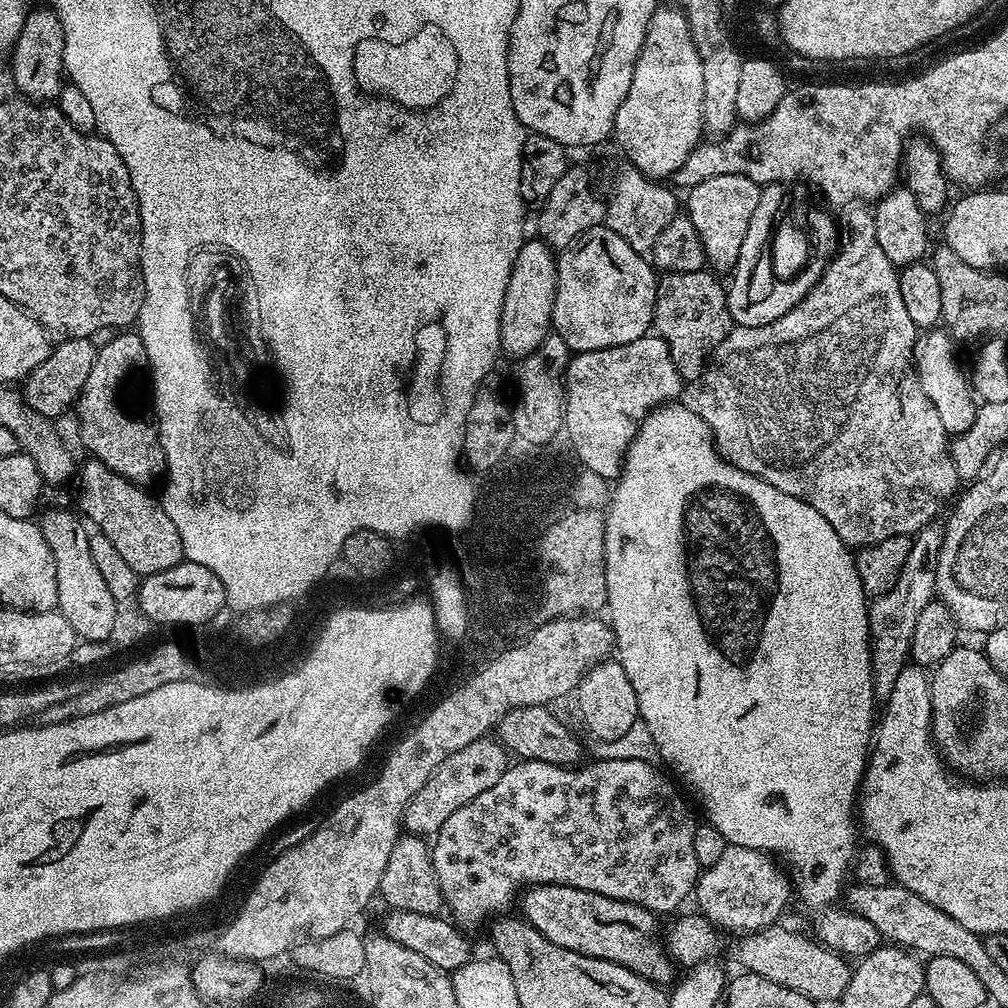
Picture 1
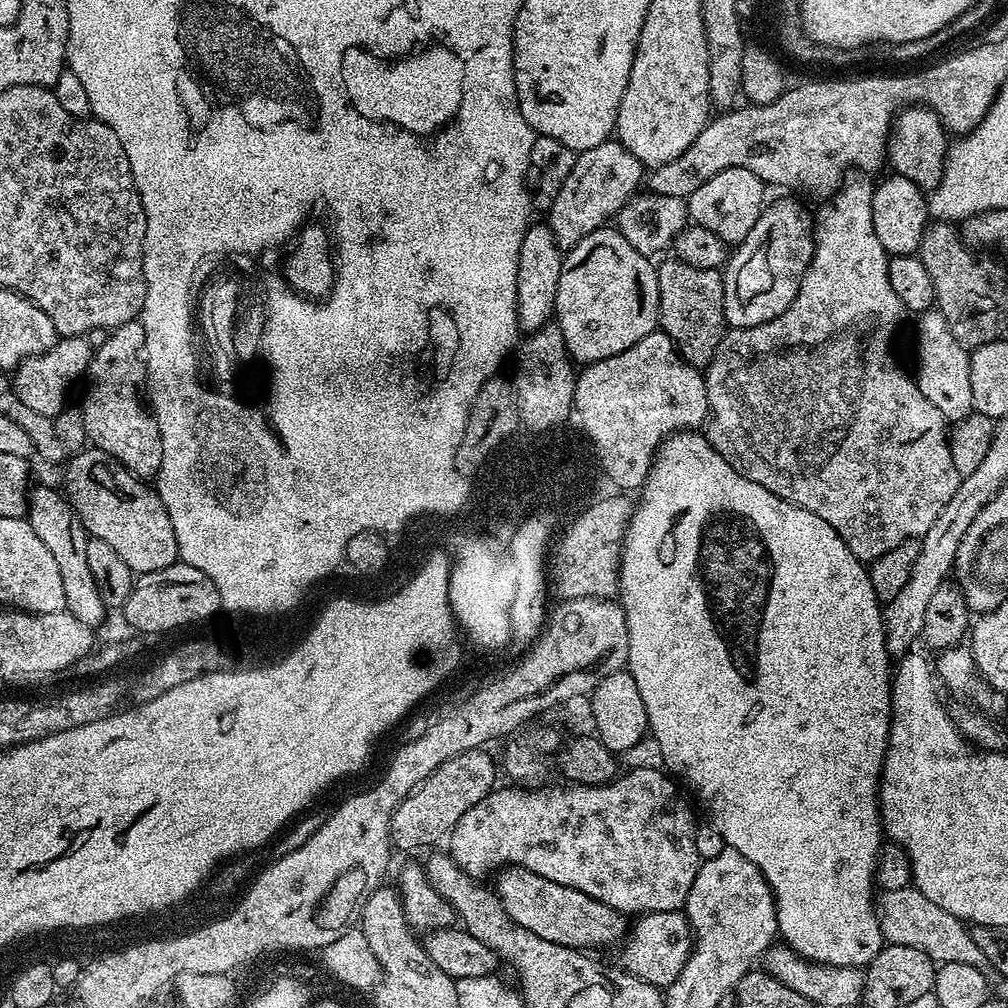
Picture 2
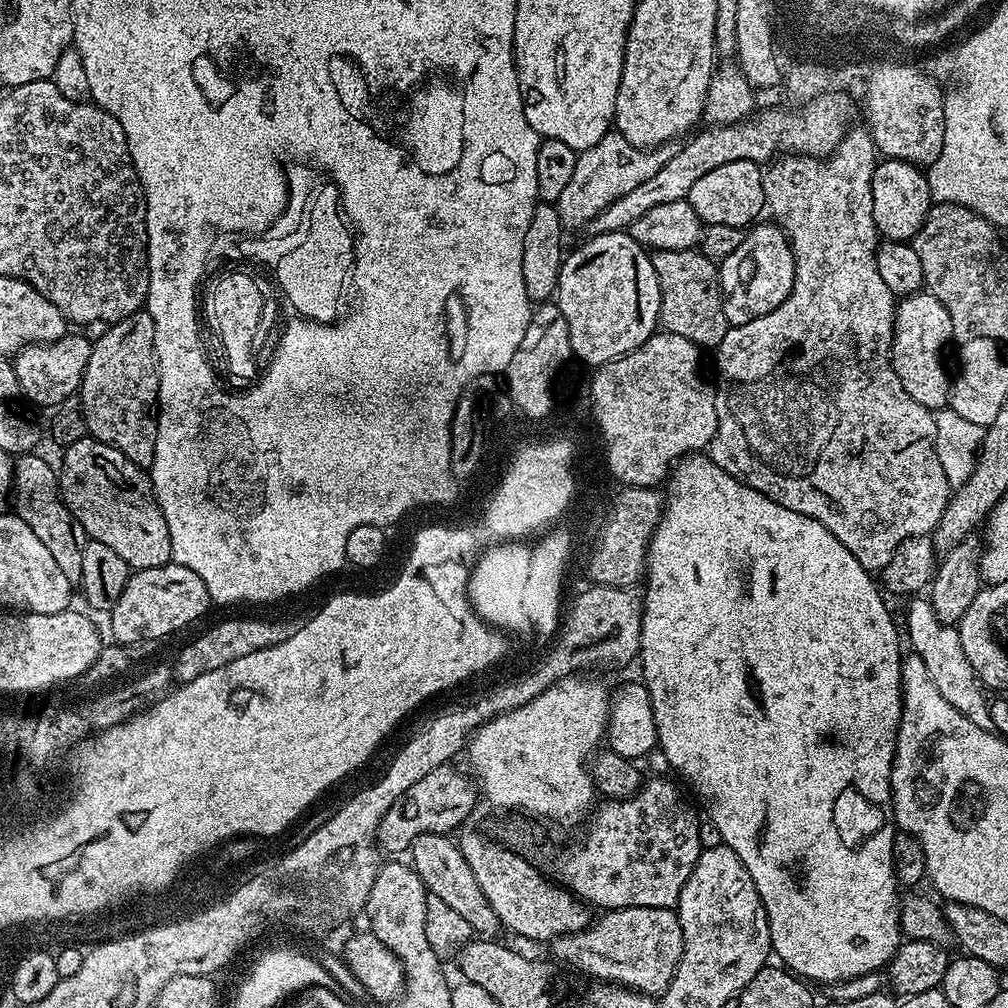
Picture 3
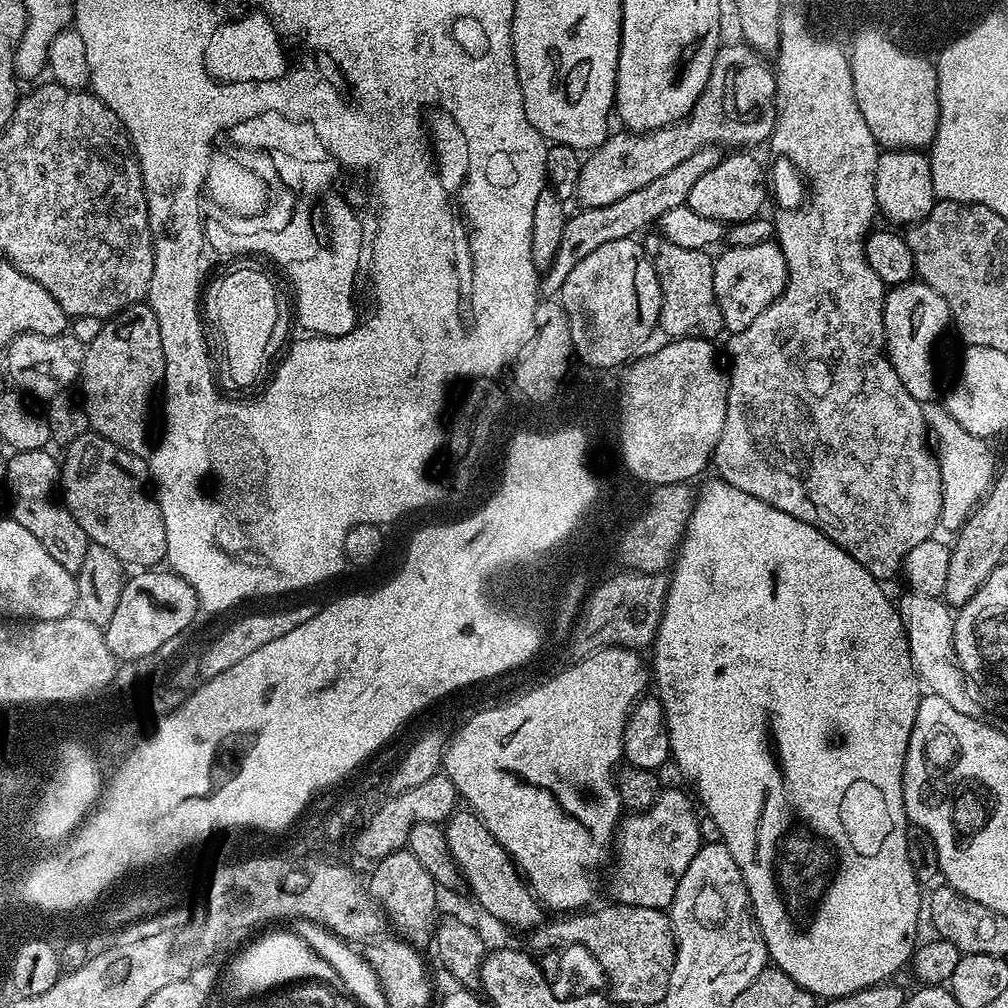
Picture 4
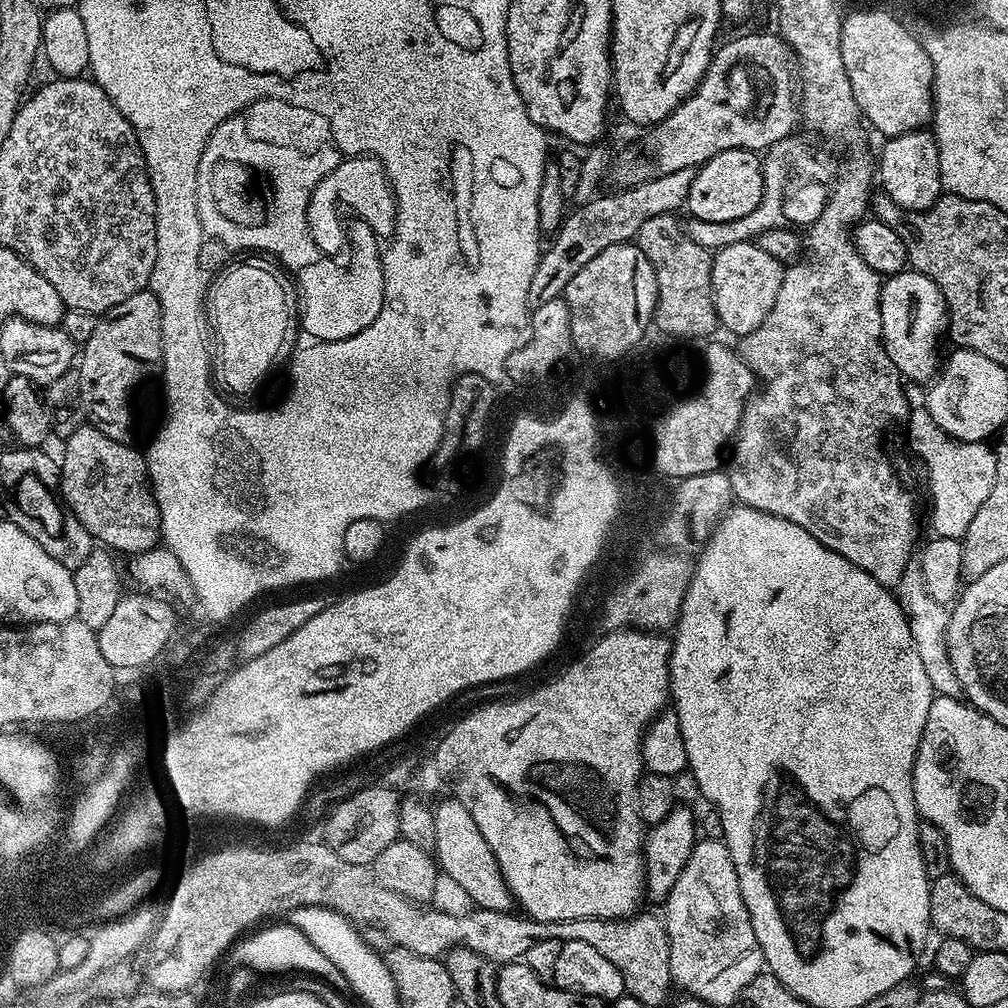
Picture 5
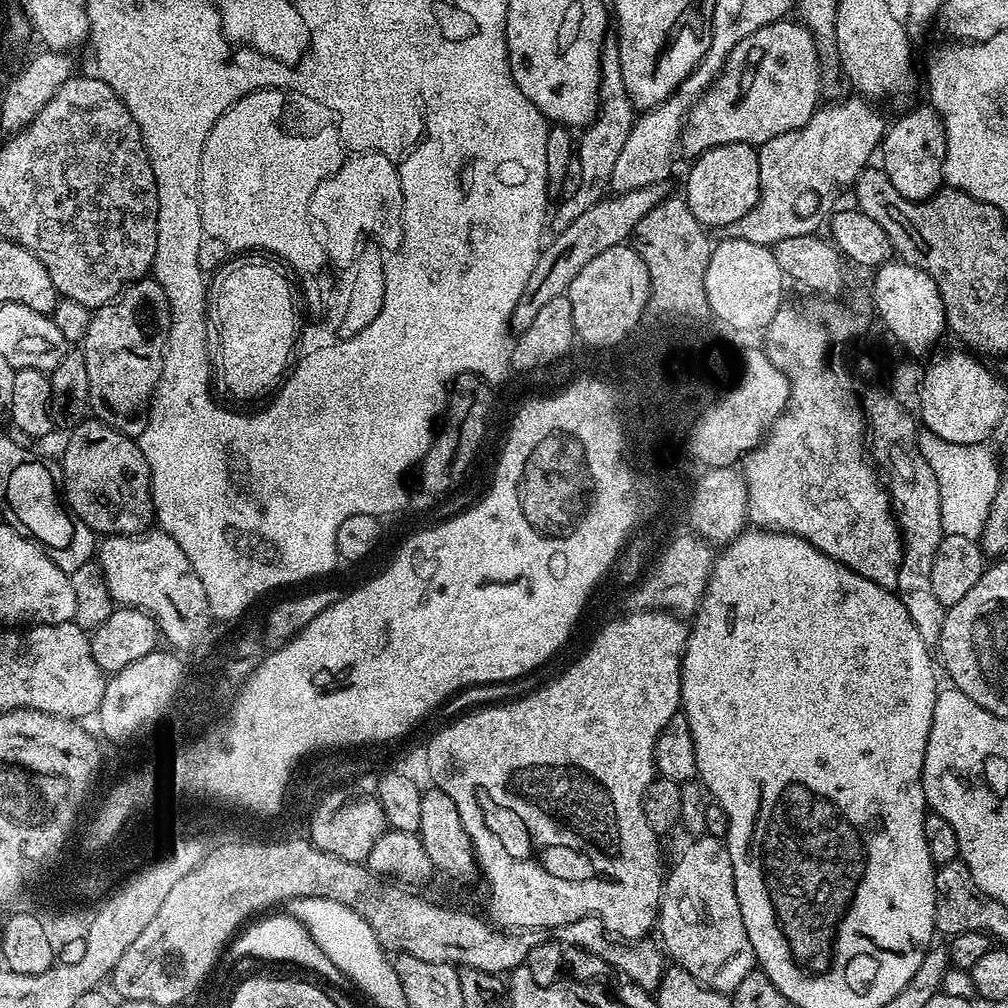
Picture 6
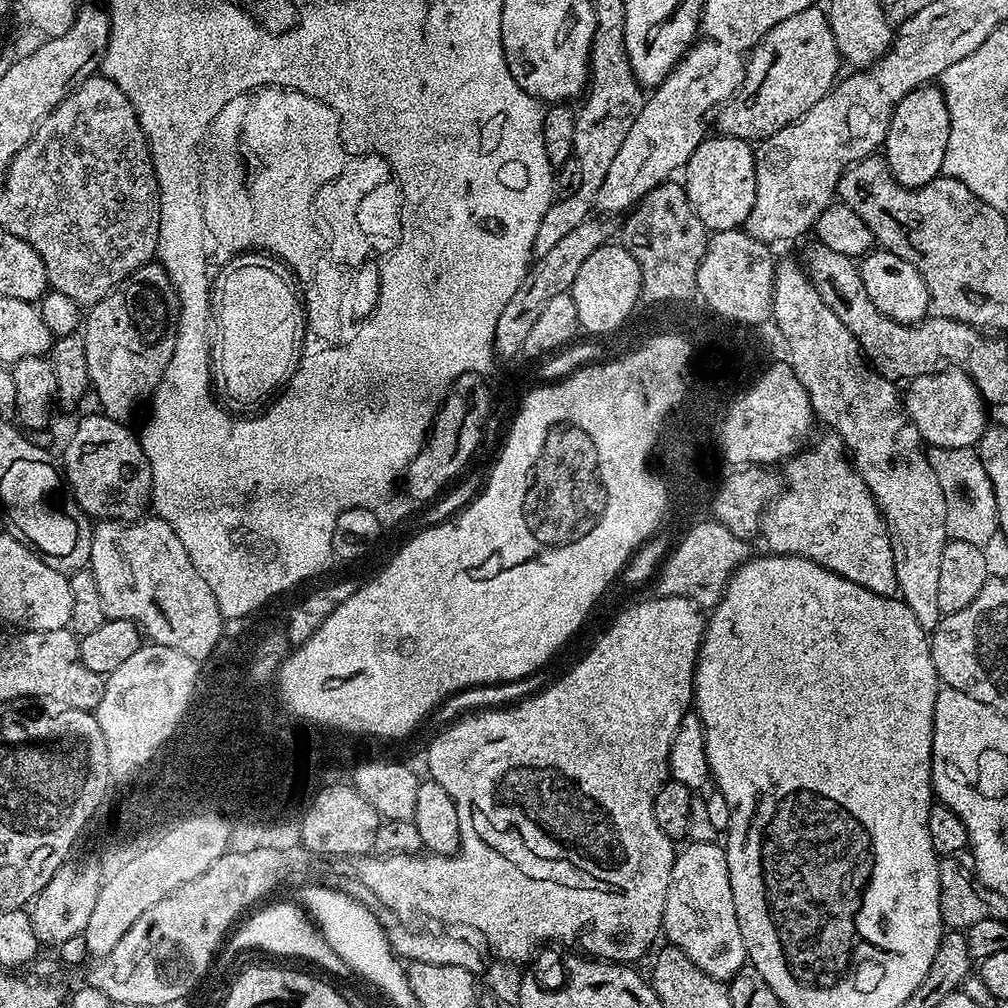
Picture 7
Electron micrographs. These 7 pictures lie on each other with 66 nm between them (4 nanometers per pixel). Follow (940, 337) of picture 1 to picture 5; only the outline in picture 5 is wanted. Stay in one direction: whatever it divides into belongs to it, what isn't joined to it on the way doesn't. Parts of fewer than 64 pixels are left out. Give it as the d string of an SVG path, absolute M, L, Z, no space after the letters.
M905 270L887 277L880 286L880 313L882 314L882 341L890 362L900 372L905 381L926 380L931 381L937 375L936 366L936 339L940 336L940 327L946 324L946 309L944 295L930 277L915 270Z

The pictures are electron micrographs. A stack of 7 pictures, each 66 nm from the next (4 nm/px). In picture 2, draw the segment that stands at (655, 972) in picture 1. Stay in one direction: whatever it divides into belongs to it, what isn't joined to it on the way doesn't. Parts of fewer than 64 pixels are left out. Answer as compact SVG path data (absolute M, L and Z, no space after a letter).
M509 866L495 880L494 891L509 918L518 922L518 926L526 926L530 934L546 938L546 942L554 942L563 948L592 950L588 948L619 945L629 931L630 920L625 913L598 902L582 890L550 882L550 878L542 878L542 874L534 874L519 866Z

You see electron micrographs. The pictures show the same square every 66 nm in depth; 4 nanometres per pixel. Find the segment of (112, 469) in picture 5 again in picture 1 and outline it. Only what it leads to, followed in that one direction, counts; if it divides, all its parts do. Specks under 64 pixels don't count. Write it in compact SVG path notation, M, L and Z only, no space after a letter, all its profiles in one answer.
M88 458L79 465L78 480L80 476L80 508L79 511L90 521L91 527L97 532L104 532L106 538L110 538L110 543L118 549L118 554L122 554L123 560L129 564L130 570L134 570L136 575L143 578L170 570L170 566L181 563L184 560L184 547L182 538L178 538L178 530L174 522L170 522L170 514L166 514L164 507L160 505L159 499L151 496L147 487L131 484L122 474L114 474L114 470L106 467L101 460Z

